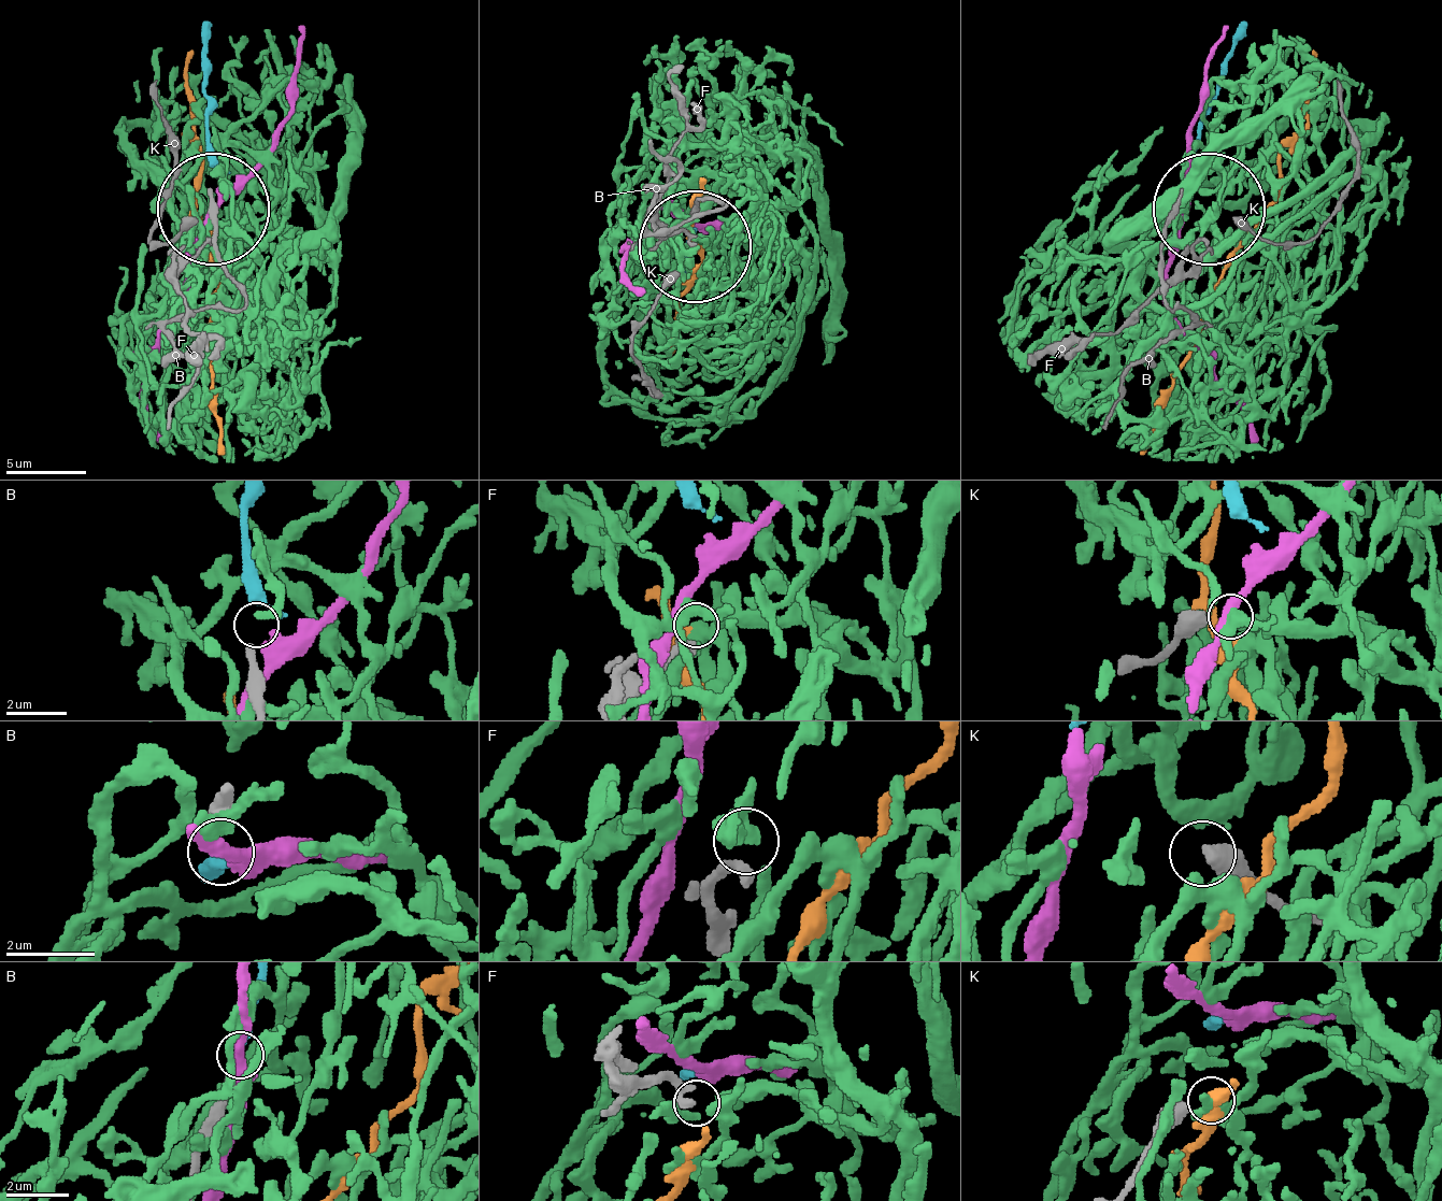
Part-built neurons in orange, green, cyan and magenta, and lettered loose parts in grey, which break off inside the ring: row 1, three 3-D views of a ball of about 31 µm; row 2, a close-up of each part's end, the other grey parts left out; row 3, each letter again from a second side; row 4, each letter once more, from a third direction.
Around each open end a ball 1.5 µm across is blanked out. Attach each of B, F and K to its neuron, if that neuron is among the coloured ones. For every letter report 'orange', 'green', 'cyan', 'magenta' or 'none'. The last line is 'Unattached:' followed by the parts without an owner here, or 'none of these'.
B: cyan
F: green
K: none
Unattached: K

